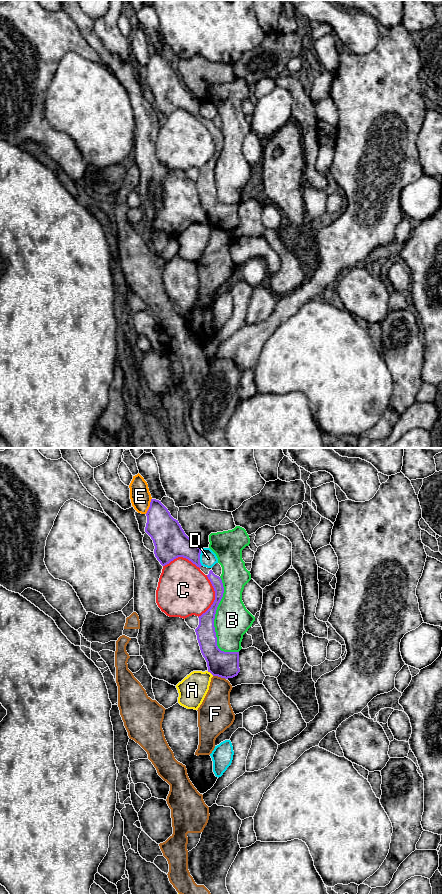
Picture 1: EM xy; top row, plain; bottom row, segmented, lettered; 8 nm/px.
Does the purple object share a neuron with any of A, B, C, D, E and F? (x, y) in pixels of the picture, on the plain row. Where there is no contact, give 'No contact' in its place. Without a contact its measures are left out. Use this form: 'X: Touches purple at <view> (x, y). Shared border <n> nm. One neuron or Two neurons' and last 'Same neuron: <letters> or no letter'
A: Touches purple at xy (210, 224). Shared border 70 nm. Two neurons
B: Touches purple at xy (213, 174). Shared border 650 nm. Two neurons
C: Touches purple at xy (215, 149). Shared border 360 nm. Two neurons
D: Touches purple at xy (199, 109). Shared border 140 nm. Two neurons
E: Touches purple at xy (150, 58). Shared border 140 nm. Two neurons
F: Touches purple at xy (219, 228). Shared border 110 nm. Two neurons
Same neuron: no letter

